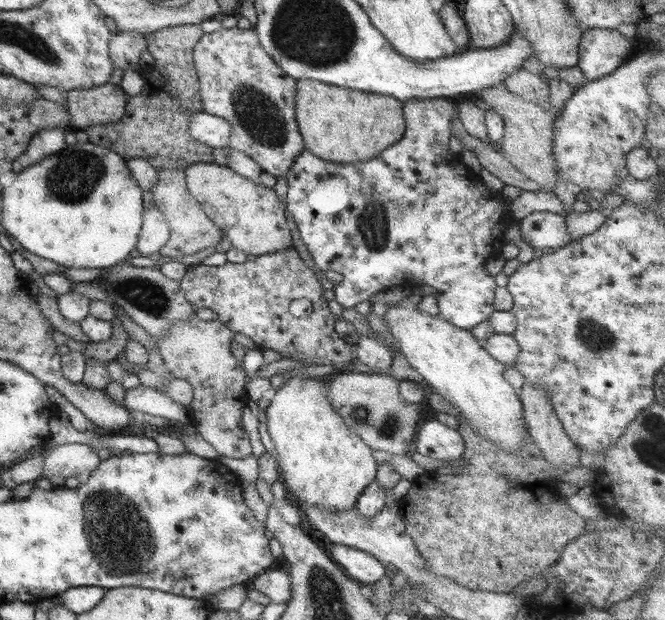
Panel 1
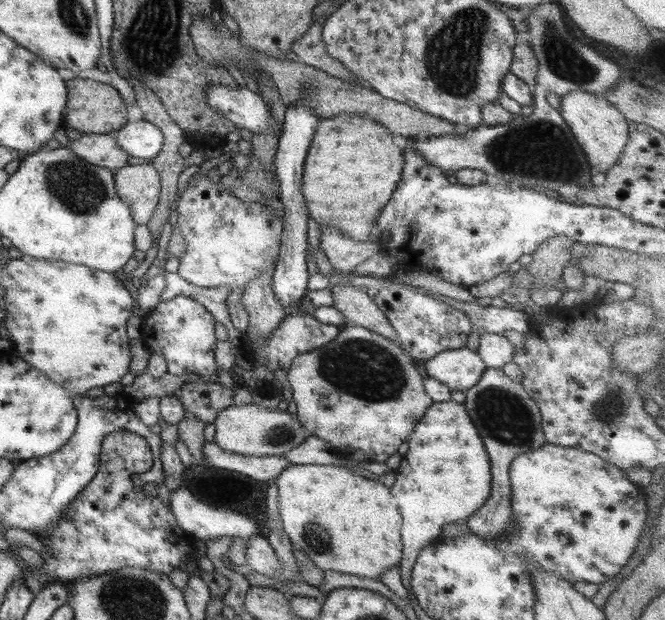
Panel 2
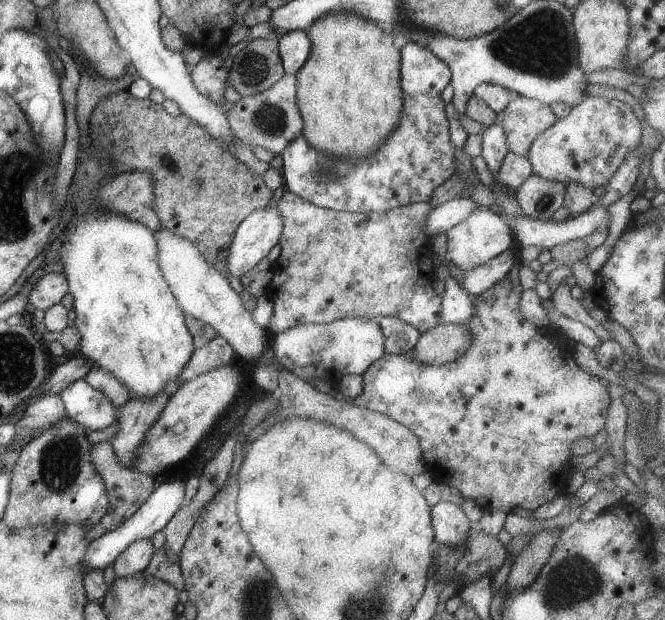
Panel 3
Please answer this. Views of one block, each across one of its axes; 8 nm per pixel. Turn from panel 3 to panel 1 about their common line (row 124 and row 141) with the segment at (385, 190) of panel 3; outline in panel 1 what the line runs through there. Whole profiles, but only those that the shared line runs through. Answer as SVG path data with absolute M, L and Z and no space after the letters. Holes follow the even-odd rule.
M429 98L429 99L408 99L403 103L403 118L405 119L404 136L392 146L383 150L376 158L369 161L355 163L337 163L330 162L312 154L312 151L304 148L300 154L296 155L286 178L288 180L287 208L292 215L294 222L300 234L300 240L304 242L308 252L312 255L314 264L320 270L333 270L342 274L343 281L334 286L335 299L343 308L354 308L359 302L370 300L377 292L387 290L392 286L401 286L403 288L413 289L417 285L428 284L436 289L434 294L439 306L439 314L448 322L459 326L461 329L471 330L478 326L480 322L489 320L489 316L495 311L493 305L495 299L495 290L498 288L494 282L494 277L486 271L485 266L489 260L501 256L501 248L507 243L504 240L504 231L514 222L511 213L501 207L500 196L488 189L479 176L470 168L464 165L459 153L453 153L450 150L449 138L453 127L452 115L454 115L454 103L447 98Z

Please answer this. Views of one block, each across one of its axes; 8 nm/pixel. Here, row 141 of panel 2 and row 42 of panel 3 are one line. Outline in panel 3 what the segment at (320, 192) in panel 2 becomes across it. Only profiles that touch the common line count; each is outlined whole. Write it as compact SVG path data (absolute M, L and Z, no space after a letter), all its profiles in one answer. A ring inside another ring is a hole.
M344 10L318 18L304 32L312 48L308 60L295 74L304 138L324 154L368 158L402 120L401 56L394 36L378 24Z

